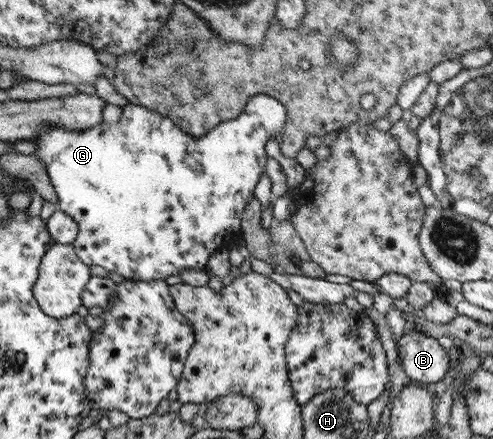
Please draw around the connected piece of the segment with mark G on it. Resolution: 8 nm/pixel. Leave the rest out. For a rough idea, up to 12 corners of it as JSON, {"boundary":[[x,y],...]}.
{"boundary":[[285,108],[191,137],[119,121],[30,142],[77,259],[204,271],[241,234]]}

